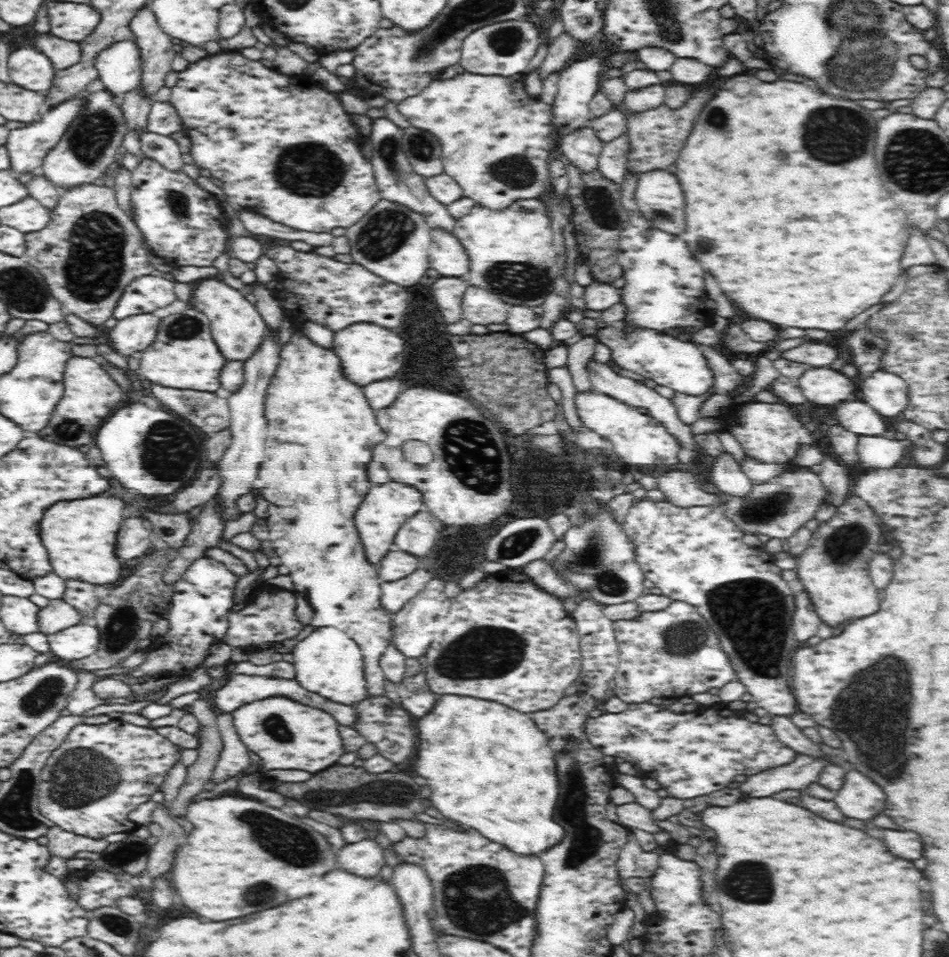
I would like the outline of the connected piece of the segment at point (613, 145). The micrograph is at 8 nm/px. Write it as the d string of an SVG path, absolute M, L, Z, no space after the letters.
M626 130L620 132L610 142L604 142L602 152L599 156L597 168L602 176L621 184L627 170L627 153L629 149Z

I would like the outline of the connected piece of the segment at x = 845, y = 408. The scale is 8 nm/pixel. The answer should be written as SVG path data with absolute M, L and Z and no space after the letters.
M862 399L842 400L836 405L834 417L837 424L849 430L853 436L878 436L878 434L888 433L886 430L886 420L882 418L868 402Z

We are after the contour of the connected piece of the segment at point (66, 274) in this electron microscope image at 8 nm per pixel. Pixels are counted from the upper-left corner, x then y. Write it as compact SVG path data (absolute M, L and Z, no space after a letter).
M82 183L72 189L61 190L54 208L48 209L50 222L41 231L24 233L26 261L42 274L50 294L62 303L66 312L74 314L90 324L100 326L113 316L114 308L121 300L130 282L145 275L156 274L148 256L152 253L144 247L142 233L127 212L118 204L115 192L107 185Z

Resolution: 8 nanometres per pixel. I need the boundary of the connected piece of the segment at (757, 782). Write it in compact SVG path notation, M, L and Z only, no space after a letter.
M800 756L800 760L788 766L772 768L762 774L746 778L746 782L740 784L740 790L744 796L754 796L754 798L772 796L782 790L804 790L804 786L818 782L822 768L827 765L831 765L828 760L814 760L810 756Z

